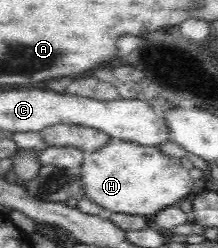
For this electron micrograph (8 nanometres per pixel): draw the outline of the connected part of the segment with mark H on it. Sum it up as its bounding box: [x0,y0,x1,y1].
[80,138,196,219]

